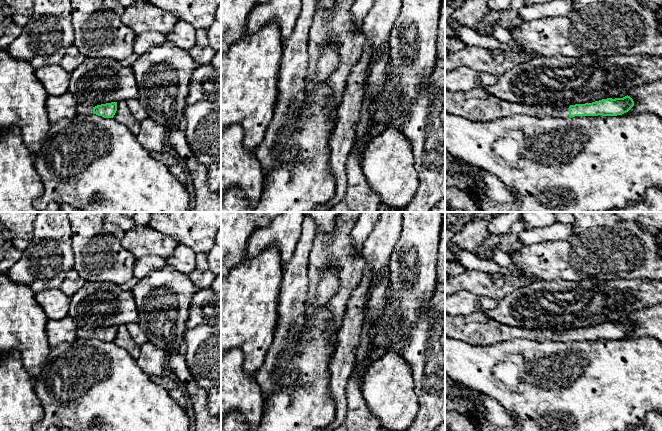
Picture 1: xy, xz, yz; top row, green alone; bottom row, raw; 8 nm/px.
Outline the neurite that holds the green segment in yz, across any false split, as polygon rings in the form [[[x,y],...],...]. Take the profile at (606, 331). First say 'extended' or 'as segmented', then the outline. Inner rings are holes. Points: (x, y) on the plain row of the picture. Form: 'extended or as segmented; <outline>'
extended; [[[482,312],[466,316],[445,313],[445,327],[447,328],[447,337],[464,340],[473,346],[494,345],[518,338],[539,343],[545,341],[617,340],[628,336],[634,330],[633,323],[628,319],[623,322],[607,322],[570,330],[528,329],[499,323]]]

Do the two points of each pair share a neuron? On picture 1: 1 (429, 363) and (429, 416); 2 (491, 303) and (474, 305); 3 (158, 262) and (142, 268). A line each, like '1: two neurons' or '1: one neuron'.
1: one neuron
2: one neuron
3: one neuron

